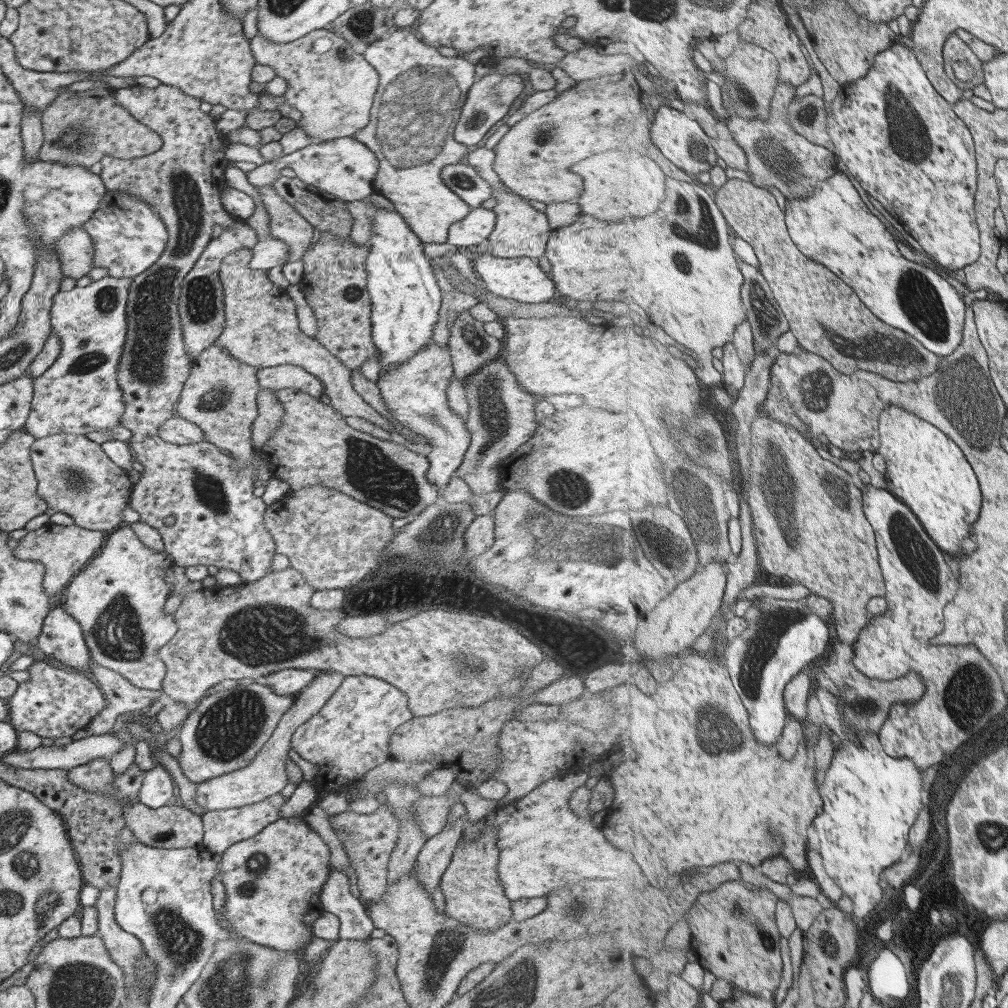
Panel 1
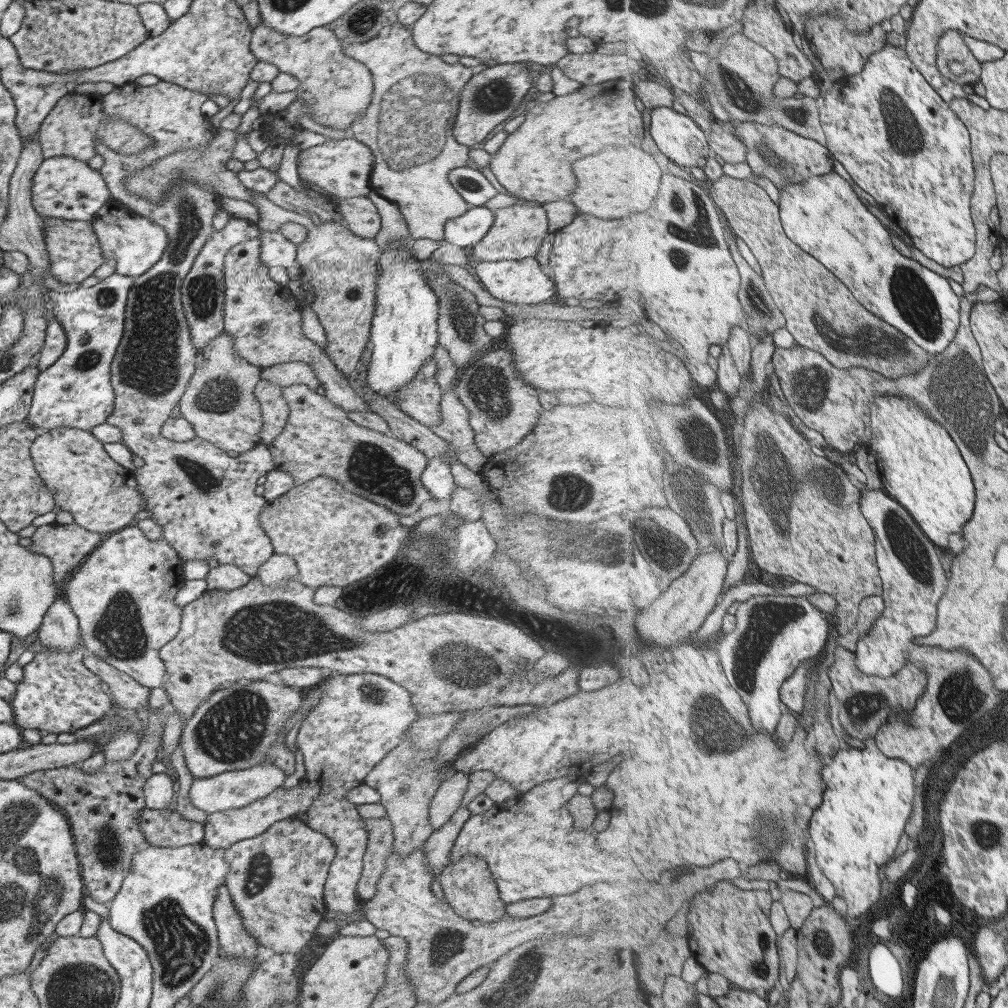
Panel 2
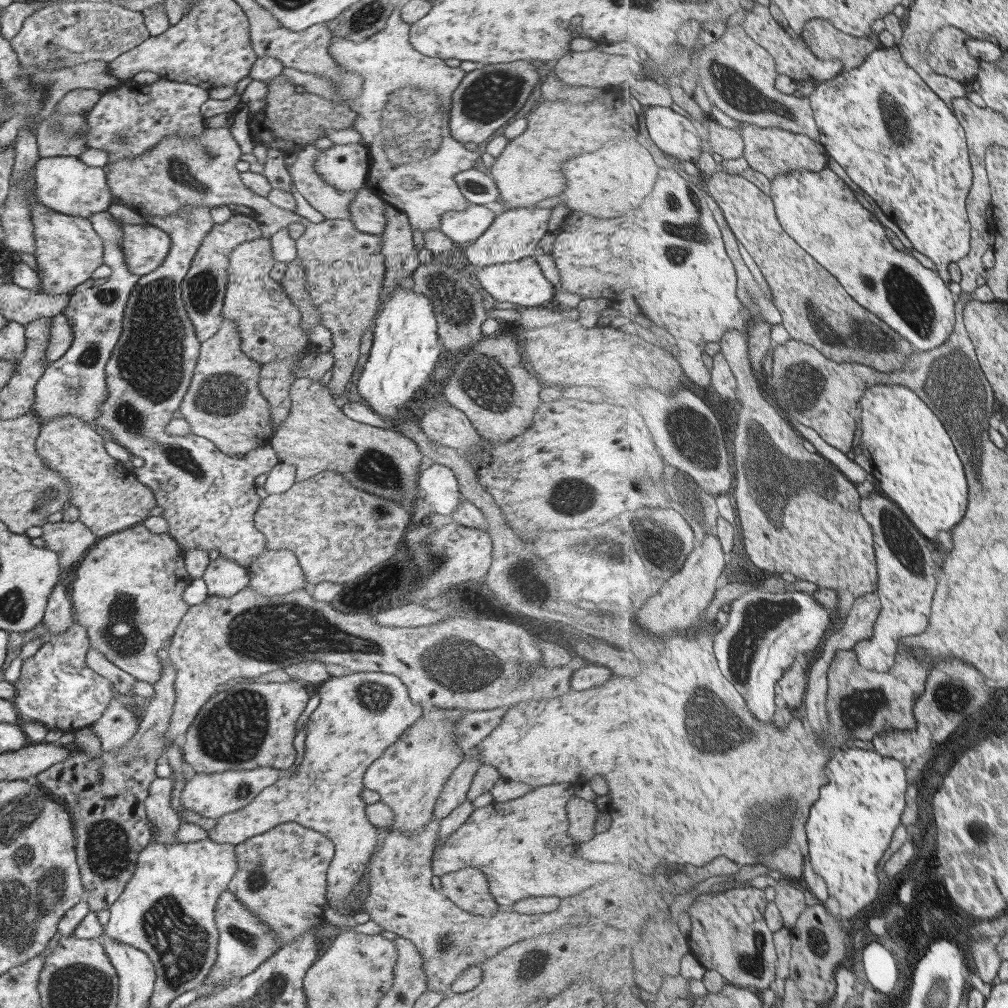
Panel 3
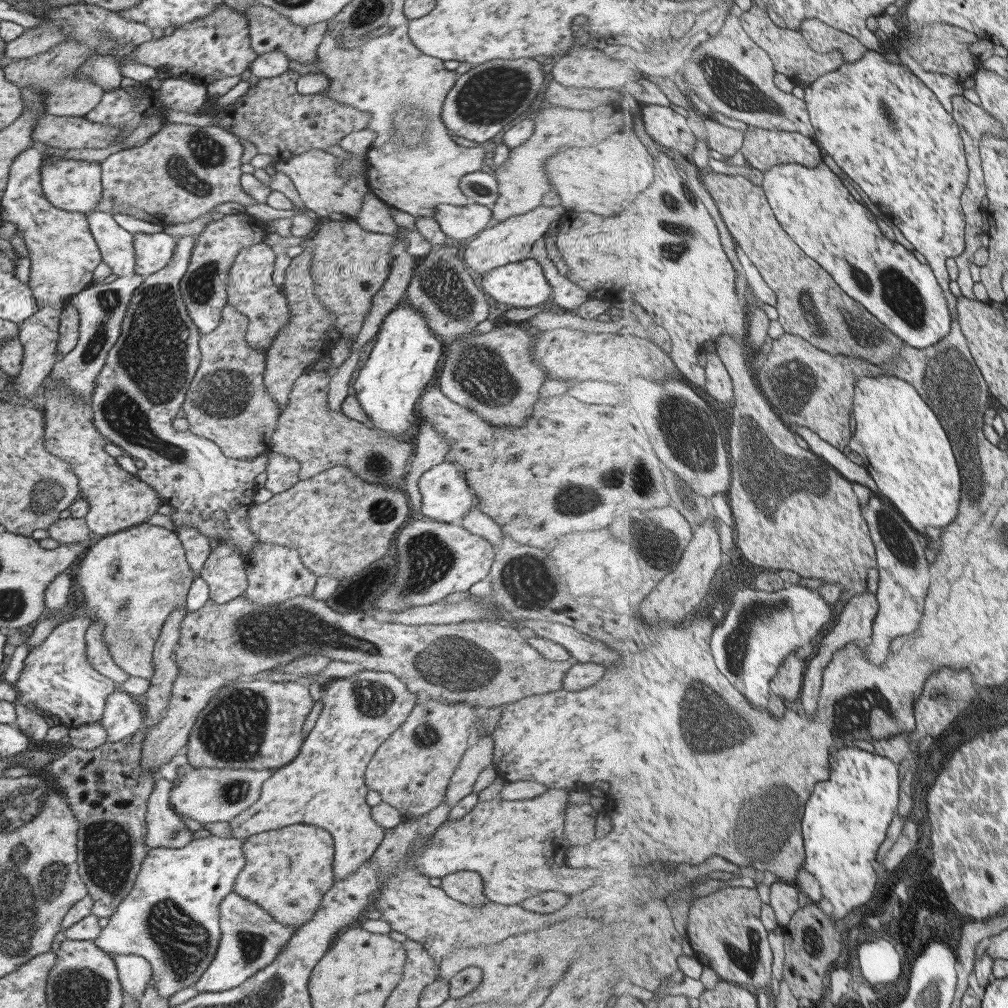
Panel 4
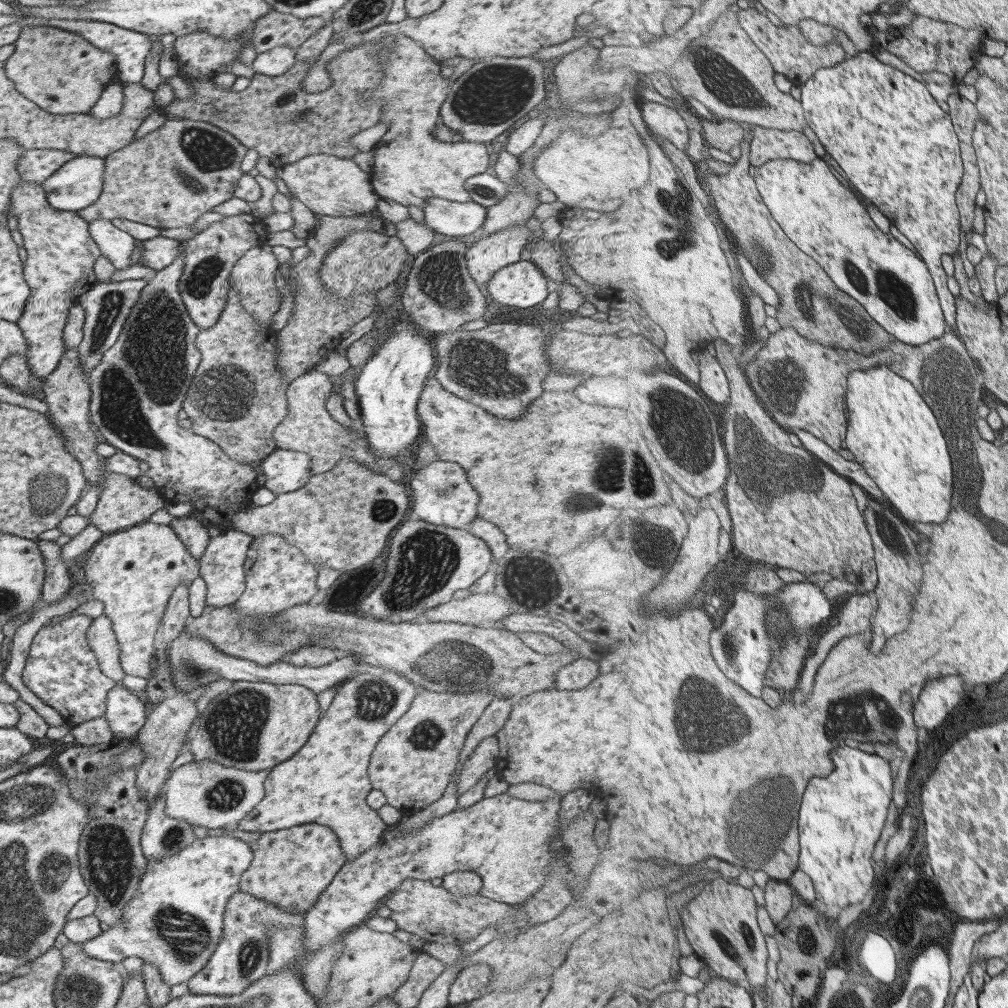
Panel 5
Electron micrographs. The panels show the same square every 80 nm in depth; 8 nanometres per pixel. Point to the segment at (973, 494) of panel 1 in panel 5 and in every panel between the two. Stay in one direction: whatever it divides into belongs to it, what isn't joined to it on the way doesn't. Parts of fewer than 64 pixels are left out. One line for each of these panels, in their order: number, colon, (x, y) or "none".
2: (920, 466)
3: (916, 465)
4: (907, 451)
5: (892, 432)

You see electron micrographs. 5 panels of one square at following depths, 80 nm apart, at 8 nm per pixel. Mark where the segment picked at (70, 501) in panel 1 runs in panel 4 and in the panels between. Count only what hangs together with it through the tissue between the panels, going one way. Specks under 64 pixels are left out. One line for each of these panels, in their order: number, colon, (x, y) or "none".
2: (102, 496)
3: (109, 498)
4: (117, 500)

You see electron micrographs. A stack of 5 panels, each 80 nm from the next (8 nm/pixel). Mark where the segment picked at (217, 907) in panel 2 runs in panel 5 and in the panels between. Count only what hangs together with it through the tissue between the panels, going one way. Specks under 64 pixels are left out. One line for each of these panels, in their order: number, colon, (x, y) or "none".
3: (244, 942)
4: (249, 939)
5: (240, 957)

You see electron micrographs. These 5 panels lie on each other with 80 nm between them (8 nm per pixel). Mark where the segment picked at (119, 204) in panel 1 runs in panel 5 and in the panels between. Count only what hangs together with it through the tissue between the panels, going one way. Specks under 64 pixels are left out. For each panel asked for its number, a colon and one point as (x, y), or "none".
2: (133, 243)
3: (144, 247)
4: (151, 251)
5: (156, 253)

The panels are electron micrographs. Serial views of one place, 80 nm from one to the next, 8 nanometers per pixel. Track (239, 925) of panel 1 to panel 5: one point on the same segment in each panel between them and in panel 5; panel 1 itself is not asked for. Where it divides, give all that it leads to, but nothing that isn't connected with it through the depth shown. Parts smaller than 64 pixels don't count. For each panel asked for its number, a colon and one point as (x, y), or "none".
2: (275, 880)
3: (280, 877)
4: (286, 872)
5: (289, 868)

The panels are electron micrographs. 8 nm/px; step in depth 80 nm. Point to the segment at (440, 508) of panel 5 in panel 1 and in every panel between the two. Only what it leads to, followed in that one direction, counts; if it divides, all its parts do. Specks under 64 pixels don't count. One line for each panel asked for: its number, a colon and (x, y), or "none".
1: (414, 394)
2: (436, 477)
3: (439, 488)
4: (445, 497)

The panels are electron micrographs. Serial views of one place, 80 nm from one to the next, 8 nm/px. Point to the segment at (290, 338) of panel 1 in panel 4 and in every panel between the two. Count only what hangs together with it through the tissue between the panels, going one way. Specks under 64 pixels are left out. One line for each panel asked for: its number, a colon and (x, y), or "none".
2: (263, 319)
3: (267, 323)
4: (250, 291)

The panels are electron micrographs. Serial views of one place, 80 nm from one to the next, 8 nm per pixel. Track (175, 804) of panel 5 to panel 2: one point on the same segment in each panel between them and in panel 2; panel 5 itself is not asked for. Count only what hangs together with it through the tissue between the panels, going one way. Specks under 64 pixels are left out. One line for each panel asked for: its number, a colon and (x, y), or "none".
2: (234, 789)
3: (215, 795)
4: (203, 795)

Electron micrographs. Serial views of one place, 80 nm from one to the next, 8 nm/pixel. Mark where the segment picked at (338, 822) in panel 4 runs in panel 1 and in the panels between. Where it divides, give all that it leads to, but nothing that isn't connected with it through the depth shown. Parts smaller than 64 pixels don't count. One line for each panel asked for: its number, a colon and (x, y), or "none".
1: (348, 736)
2: (360, 717)
3: (359, 715)

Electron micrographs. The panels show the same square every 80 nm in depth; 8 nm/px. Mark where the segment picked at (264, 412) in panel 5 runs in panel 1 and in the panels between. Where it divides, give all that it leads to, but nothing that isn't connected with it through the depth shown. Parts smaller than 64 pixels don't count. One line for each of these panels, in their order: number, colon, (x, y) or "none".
1: (219, 396)
2: (219, 403)
3: (222, 403)
4: (226, 403)

